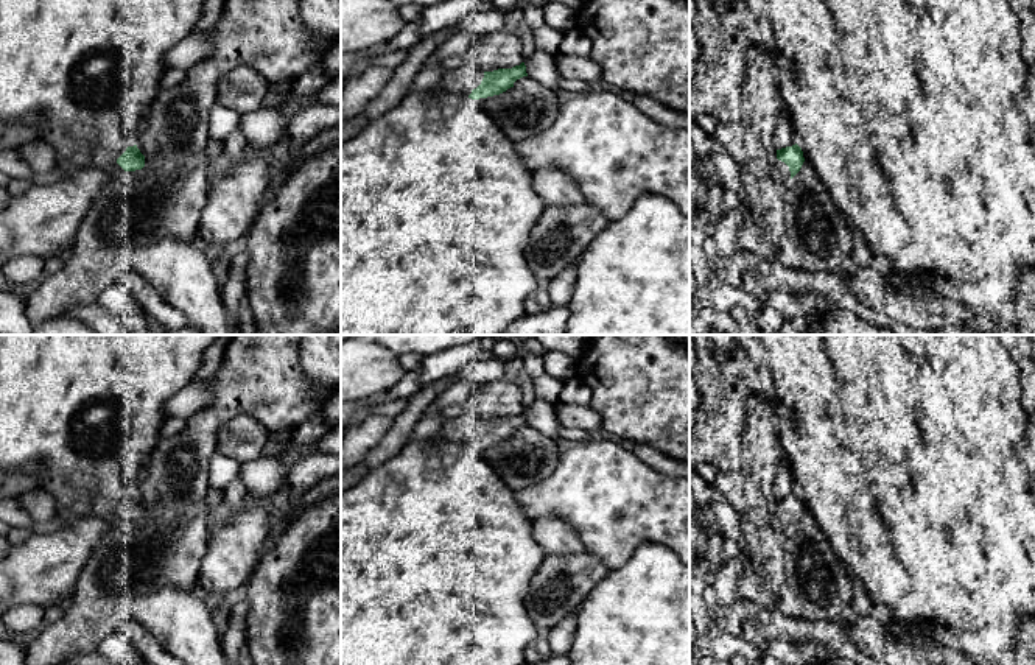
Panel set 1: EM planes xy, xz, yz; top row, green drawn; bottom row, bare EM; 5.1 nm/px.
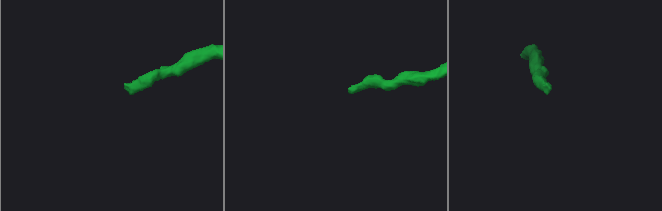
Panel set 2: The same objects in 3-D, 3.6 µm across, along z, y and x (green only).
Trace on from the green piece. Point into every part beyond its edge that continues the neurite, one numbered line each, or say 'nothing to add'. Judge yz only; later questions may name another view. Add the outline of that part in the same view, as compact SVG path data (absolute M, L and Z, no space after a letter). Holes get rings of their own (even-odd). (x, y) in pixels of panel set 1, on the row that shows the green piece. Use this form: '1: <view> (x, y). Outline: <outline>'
1: yz (780, 170). Outline: M775 159L769 167L777 179L791 184L791 171L784 162Z

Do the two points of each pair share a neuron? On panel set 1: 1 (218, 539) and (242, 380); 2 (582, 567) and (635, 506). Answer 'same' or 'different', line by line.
1: different
2: different

